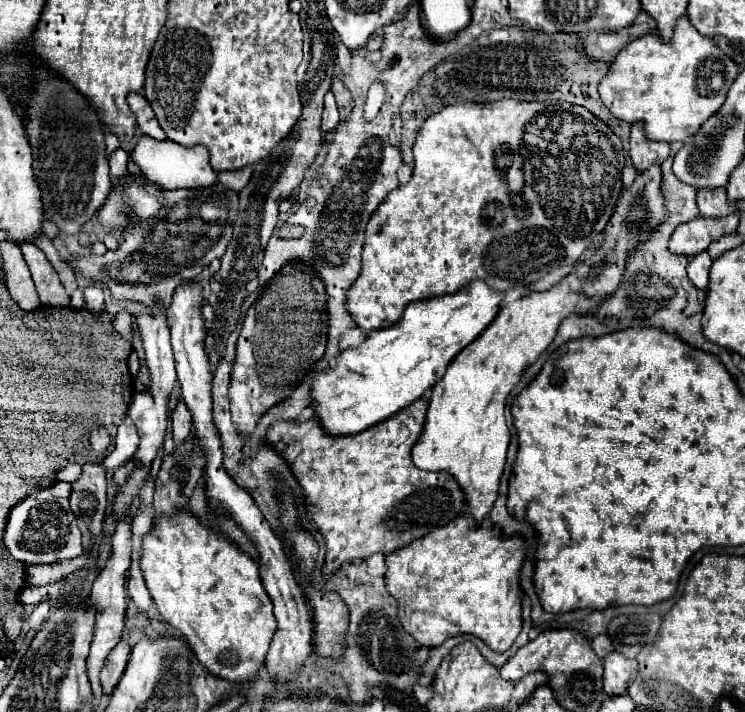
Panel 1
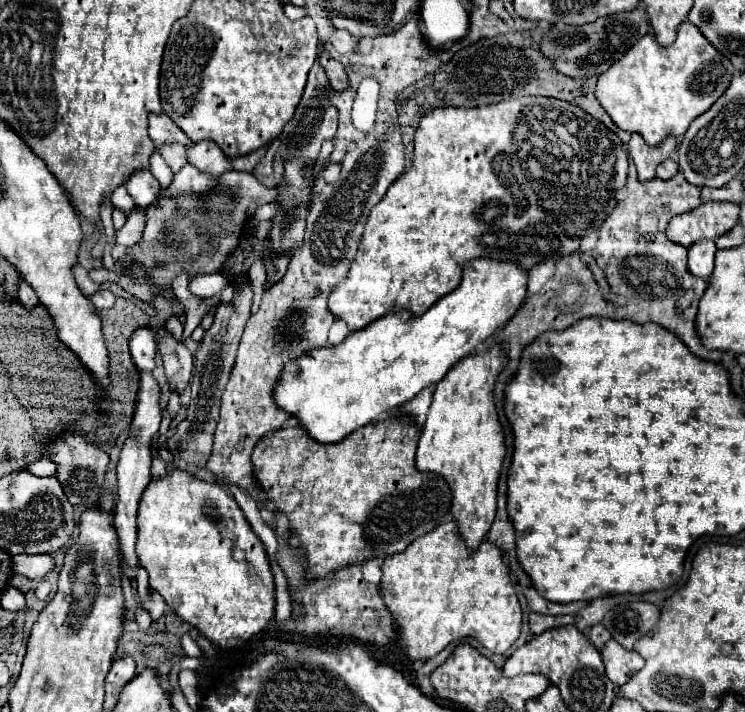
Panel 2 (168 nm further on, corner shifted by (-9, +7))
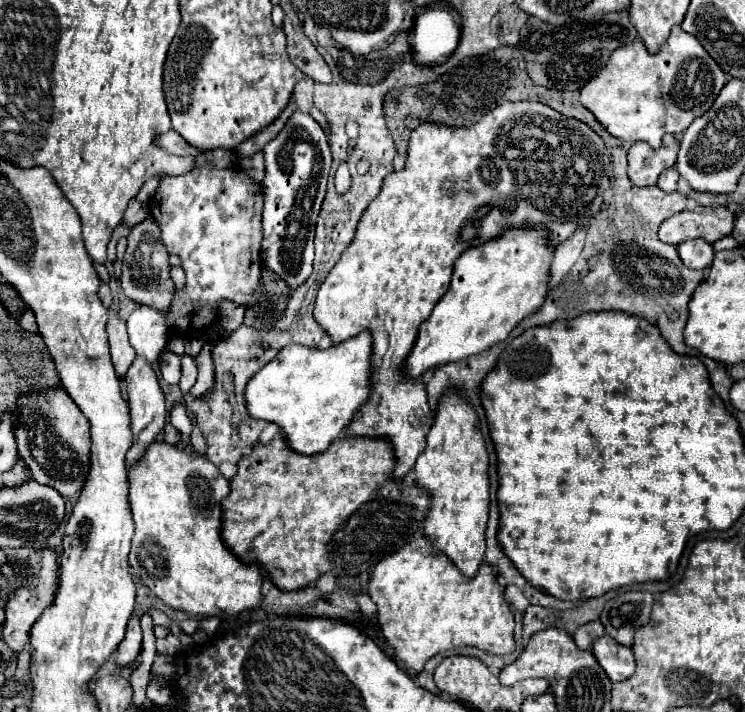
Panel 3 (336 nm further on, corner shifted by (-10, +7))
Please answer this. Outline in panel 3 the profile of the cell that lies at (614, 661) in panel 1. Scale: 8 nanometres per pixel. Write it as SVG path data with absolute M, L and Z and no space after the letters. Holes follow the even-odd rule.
M604 634L592 644L592 654L596 656L598 664L604 668L612 682L626 680L634 674L634 654L628 646L618 644L614 638Z

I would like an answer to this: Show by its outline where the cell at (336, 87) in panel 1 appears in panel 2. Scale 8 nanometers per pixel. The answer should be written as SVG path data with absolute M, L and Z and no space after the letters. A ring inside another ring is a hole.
M323 54L323 56L321 56L321 64L323 64L323 68L325 68L327 76L329 76L329 82L331 82L331 86L333 86L335 90L343 92L343 90L349 88L349 78L347 78L345 68L343 68L341 62L333 60L329 54Z

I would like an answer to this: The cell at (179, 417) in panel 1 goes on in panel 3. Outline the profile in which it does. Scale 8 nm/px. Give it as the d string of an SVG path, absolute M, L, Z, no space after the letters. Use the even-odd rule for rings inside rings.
M152 218L134 226L128 234L128 248L126 248L126 254L122 260L120 284L124 288L124 294L128 298L132 298L134 302L146 304L146 306L156 306L156 310L166 314L168 302L172 300L174 284L170 280L168 252L164 250L164 244L160 242L160 228L156 228L156 222L152 222Z

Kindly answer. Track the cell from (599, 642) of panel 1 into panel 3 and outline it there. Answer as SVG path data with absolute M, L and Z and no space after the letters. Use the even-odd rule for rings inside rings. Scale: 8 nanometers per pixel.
M594 620L594 622L588 622L588 624L582 624L576 632L574 632L574 642L580 650L590 650L592 648L592 642L598 640L600 636L604 636L604 626L600 620Z

